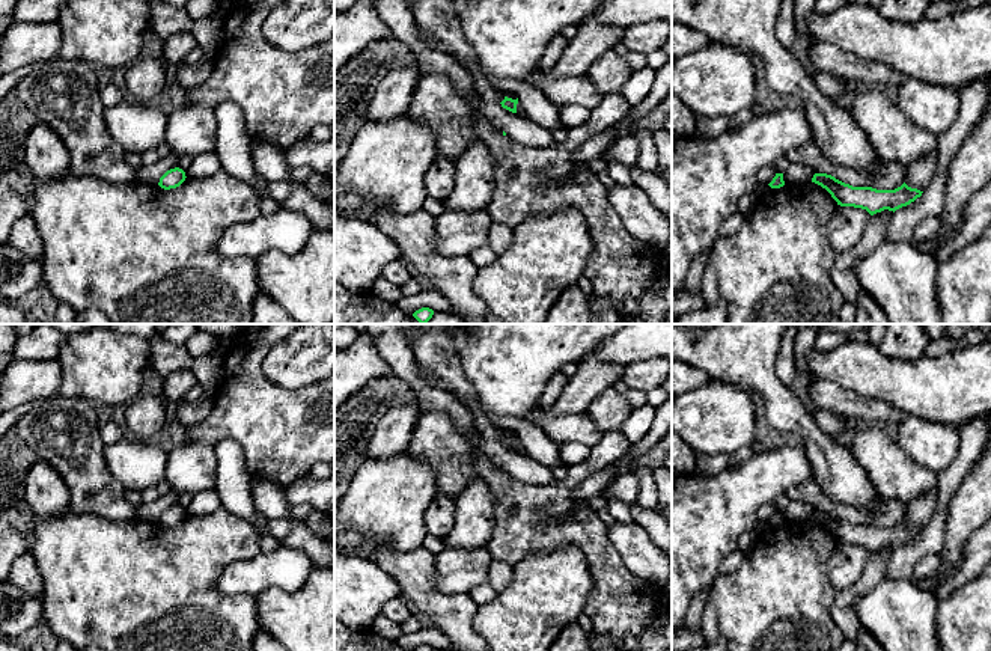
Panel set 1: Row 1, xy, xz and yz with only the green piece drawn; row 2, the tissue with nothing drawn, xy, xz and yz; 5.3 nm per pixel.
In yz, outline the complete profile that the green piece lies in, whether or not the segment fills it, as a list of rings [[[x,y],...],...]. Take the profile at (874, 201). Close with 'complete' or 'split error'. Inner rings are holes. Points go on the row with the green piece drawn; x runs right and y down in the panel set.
[[[815,173],[812,182],[825,188],[840,206],[866,209],[871,215],[884,209],[896,211],[910,205],[923,191],[908,187],[905,182],[895,190],[877,190],[872,187],[852,187],[827,173]]]; complete

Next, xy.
[[[179,167],[167,170],[161,178],[158,185],[164,190],[176,188],[185,181],[185,172]]]; complete

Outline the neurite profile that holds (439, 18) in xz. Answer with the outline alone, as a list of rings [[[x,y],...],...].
[[[413,0],[413,14],[419,27],[467,63],[474,87],[485,95],[486,101],[500,104],[506,96],[517,99],[514,93],[492,89],[483,78],[482,68],[473,47],[465,39],[452,0]]]

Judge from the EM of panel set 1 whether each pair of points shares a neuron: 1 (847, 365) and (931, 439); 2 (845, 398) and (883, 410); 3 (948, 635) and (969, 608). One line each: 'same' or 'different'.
1: different
2: same
3: same

